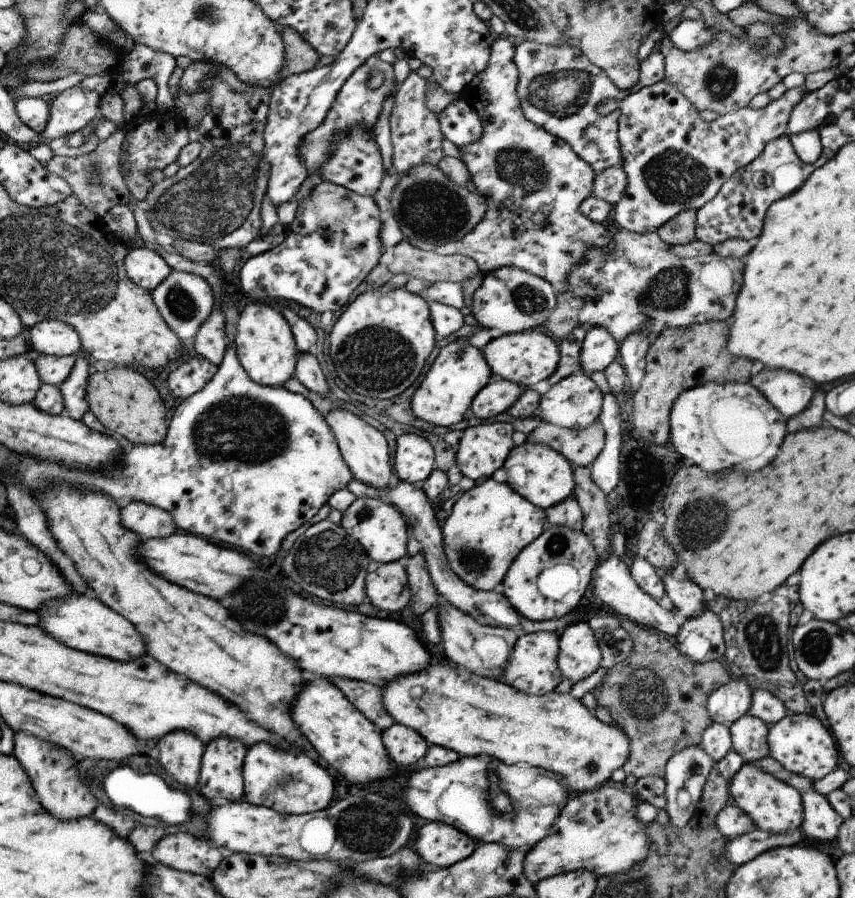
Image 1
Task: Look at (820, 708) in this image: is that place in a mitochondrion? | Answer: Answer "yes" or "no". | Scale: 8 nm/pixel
no

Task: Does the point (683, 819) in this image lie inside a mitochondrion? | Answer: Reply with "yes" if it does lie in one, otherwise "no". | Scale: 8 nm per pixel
no

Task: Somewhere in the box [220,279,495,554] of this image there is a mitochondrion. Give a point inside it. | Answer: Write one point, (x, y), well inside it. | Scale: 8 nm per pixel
(376, 358)

